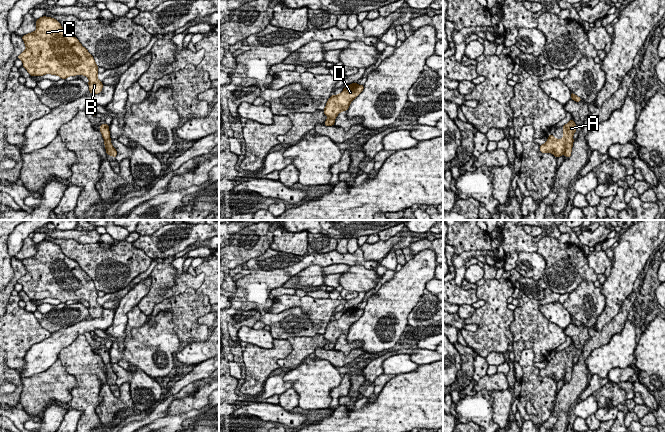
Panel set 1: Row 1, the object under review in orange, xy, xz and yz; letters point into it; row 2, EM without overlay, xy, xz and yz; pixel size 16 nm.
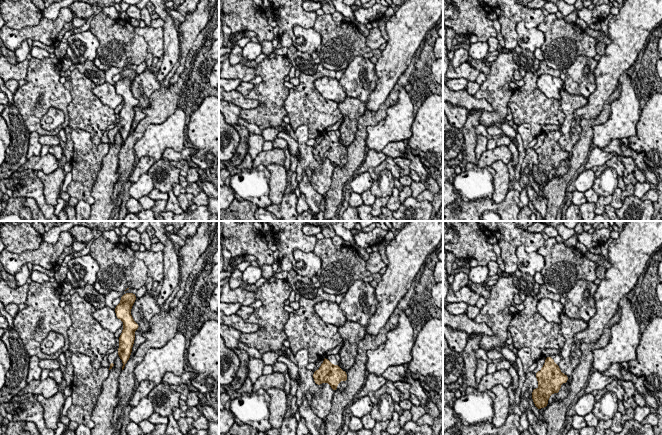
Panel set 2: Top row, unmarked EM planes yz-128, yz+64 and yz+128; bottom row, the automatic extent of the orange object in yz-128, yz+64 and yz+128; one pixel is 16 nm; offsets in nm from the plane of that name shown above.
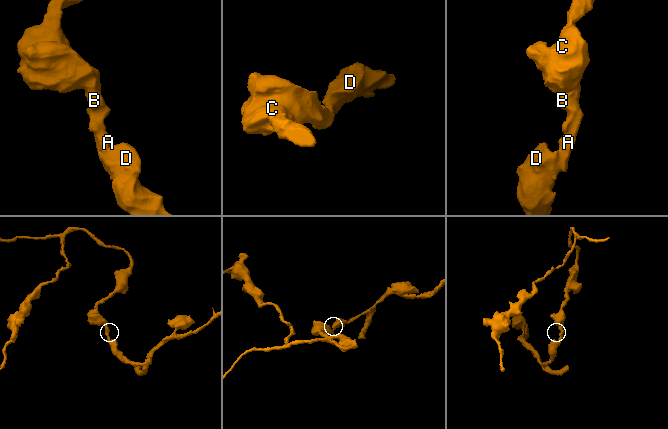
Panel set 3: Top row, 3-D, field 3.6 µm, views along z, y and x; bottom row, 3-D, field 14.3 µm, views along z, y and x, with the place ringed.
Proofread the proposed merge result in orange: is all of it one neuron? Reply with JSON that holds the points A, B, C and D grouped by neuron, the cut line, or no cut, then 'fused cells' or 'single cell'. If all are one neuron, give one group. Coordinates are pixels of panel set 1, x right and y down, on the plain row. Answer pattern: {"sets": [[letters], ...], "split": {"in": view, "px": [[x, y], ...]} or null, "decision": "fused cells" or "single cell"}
{"sets": [["A", "B", "C", "D"]], "split": null, "decision": "single cell"}

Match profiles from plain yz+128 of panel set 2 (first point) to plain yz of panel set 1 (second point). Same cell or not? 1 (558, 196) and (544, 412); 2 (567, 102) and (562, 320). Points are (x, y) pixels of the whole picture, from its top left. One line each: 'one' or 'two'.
1: two
2: two

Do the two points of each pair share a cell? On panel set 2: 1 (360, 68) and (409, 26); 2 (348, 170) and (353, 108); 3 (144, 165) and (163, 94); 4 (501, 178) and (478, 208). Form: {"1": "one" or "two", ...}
{"1": "two", "2": "two", "3": "two", "4": "two"}

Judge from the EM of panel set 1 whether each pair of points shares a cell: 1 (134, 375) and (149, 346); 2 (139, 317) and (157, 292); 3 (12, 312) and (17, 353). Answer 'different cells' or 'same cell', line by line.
1: different cells
2: different cells
3: same cell

